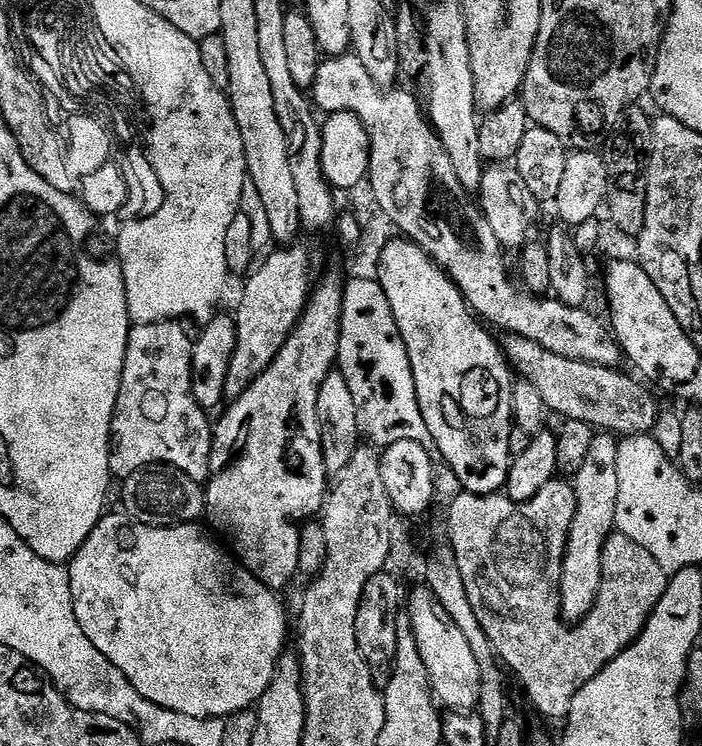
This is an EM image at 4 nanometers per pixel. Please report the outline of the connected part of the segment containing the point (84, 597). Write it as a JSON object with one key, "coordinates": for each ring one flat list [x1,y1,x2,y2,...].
{"coordinates":[[105,514,94,526,90,538,78,549,67,565,70,578,70,594,74,602,74,614,78,614,78,626,82,626,82,634,126,674,130,686,142,694,150,702,162,706,171,712,186,714,190,718,215,720,227,718,235,712,246,712,255,709,260,703,262,694,270,686,276,673,276,667,281,656,285,655,284,639,288,636,288,620,284,617,284,608,273,589,267,588,258,578,254,578,240,565,240,561,233,558,207,531,206,533,196,524,180,524,177,528,155,528,149,524,140,524,127,514,111,516]]}

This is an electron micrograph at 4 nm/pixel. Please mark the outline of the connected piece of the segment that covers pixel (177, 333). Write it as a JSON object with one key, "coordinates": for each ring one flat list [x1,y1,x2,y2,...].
{"coordinates":[[159,320,153,324,133,323,128,329,126,362,122,370,122,382,118,390,116,409,112,415,112,438,108,449,110,470,112,471,113,477,123,478,129,476,146,464,173,464,178,470,190,474,190,478,194,478,194,482,202,485,207,485,208,483,208,475,212,473,212,433,214,431,214,424,211,419,208,421,209,413,201,408,199,402,192,397,192,345,194,340,191,335,188,337,188,332,182,325,183,323,175,320]]}

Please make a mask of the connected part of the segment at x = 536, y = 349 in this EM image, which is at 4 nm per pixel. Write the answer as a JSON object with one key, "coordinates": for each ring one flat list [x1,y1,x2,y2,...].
{"coordinates":[[509,335,505,340,502,347,509,365,523,379,534,384,549,413,557,412,564,420,586,422,593,429,607,430,620,438,651,433,656,425,656,400,648,393,649,385,635,375,627,376,620,368,550,354,550,350,538,346,538,342,530,342,530,338]]}

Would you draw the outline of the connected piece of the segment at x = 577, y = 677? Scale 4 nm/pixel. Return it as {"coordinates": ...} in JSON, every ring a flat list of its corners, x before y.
{"coordinates":[[554,479,546,486,542,486,542,490,538,490,538,494,534,494,534,498,530,498,521,504,509,503,507,505,508,508,498,509,493,516,488,513,488,508,484,505,487,503,483,499,476,498,471,502,473,504,468,508,468,528,472,533,469,534,468,540,451,541,450,544,451,550,458,562,458,570,462,570,462,582,466,582,466,594,470,598,470,606,474,606,474,614,478,614,478,622,482,622,482,630,486,630,486,638,490,638,490,642,496,650,499,663,509,673,512,671,524,683,524,692,528,695,529,702,546,719,563,721,568,715,572,700,578,694,578,690,582,686,586,686,586,682,593,680,611,660,618,658,618,654,626,651,642,634,642,630,646,626,646,622,650,618,654,606,658,606,658,598,662,598,662,594,666,594,666,586,670,579,669,573,664,572,662,566,658,566,658,561,643,546,638,546,638,542,626,538,621,532,613,531,606,542,604,553,602,554,604,581,600,584,596,605,592,607,586,619,579,621,575,626,569,626,560,614,560,579,562,578,562,570,564,569,564,551,568,545,570,526,574,522,574,510,576,509,575,487,567,479]]}

